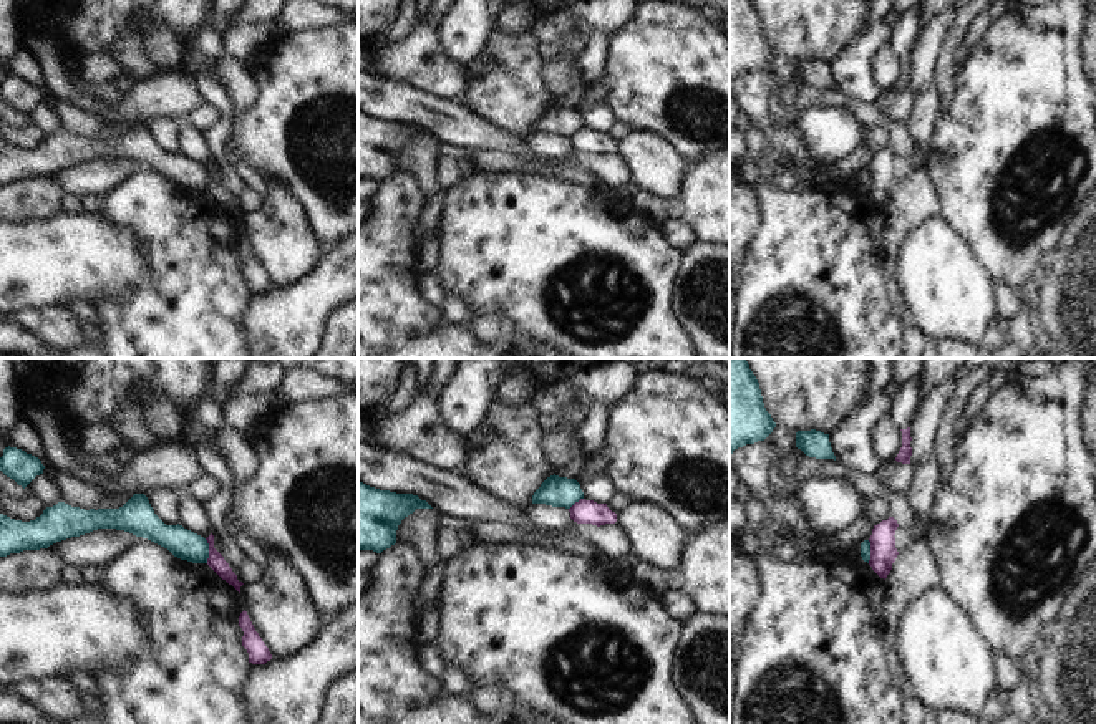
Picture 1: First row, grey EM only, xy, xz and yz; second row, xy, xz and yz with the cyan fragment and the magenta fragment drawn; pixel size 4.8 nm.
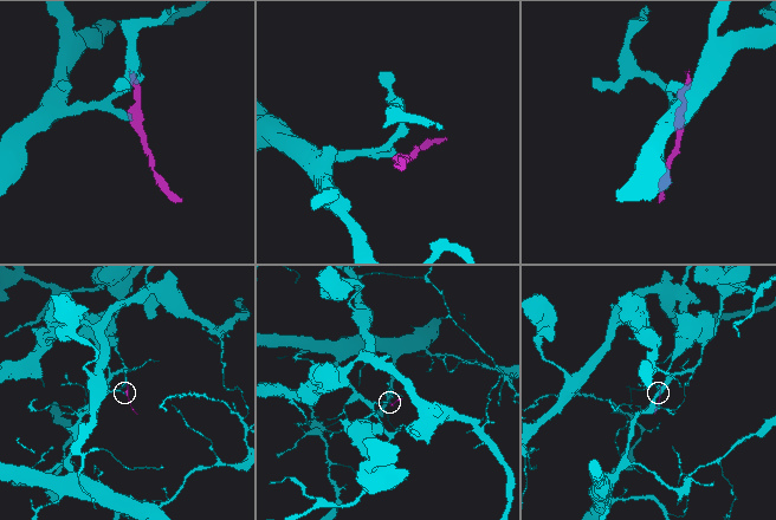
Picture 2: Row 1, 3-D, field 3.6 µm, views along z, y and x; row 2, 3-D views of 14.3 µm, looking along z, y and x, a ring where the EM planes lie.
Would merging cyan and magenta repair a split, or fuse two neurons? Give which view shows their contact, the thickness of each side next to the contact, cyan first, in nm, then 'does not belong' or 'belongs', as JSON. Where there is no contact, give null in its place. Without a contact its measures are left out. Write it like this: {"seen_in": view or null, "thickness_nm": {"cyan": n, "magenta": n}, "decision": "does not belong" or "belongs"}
{"seen_in": "xy", "thickness_nm": {"cyan": 140, "magenta": 80}, "decision": "does not belong"}

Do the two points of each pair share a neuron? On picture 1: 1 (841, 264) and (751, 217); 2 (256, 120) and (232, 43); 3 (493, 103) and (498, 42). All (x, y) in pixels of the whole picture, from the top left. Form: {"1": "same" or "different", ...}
{"1": "different", "2": "different", "3": "same"}

